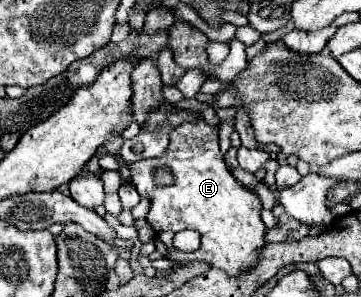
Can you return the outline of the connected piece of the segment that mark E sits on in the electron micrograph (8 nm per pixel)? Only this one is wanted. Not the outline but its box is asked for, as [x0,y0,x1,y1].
[131,120,265,278]

